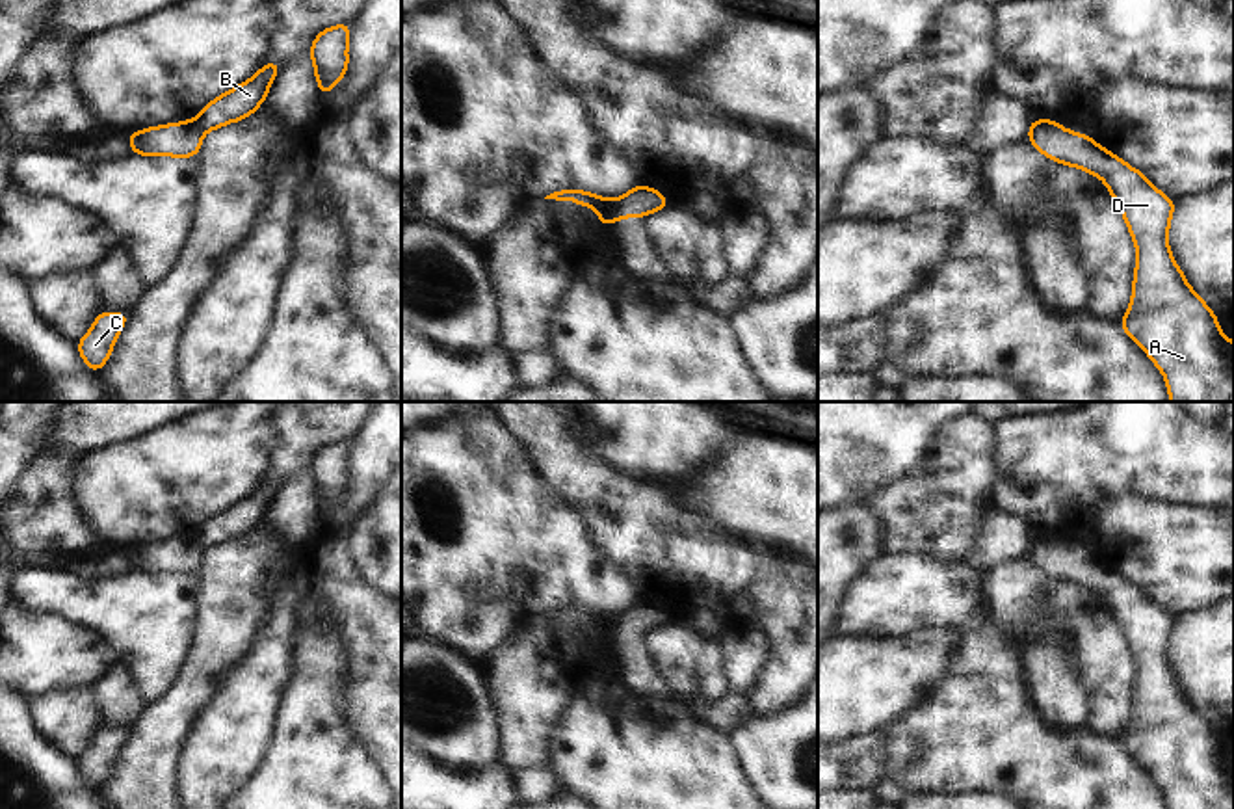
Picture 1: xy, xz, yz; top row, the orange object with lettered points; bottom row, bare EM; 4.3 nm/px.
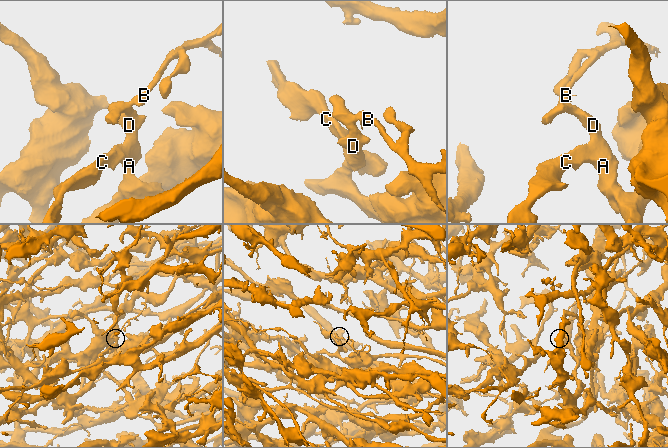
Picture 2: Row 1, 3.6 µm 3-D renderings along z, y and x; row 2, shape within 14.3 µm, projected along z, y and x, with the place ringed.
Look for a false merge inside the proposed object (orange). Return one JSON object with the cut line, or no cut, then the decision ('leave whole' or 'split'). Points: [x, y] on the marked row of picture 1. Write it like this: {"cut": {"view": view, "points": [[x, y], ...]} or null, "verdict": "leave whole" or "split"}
{"cut": {"view": "xz", "points": [[616, 201], [610, 222]]}, "verdict": "split"}

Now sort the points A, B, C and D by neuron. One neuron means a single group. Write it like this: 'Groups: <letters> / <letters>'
Groups: A C D / B.

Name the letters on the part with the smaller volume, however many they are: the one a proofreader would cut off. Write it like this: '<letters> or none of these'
B.

